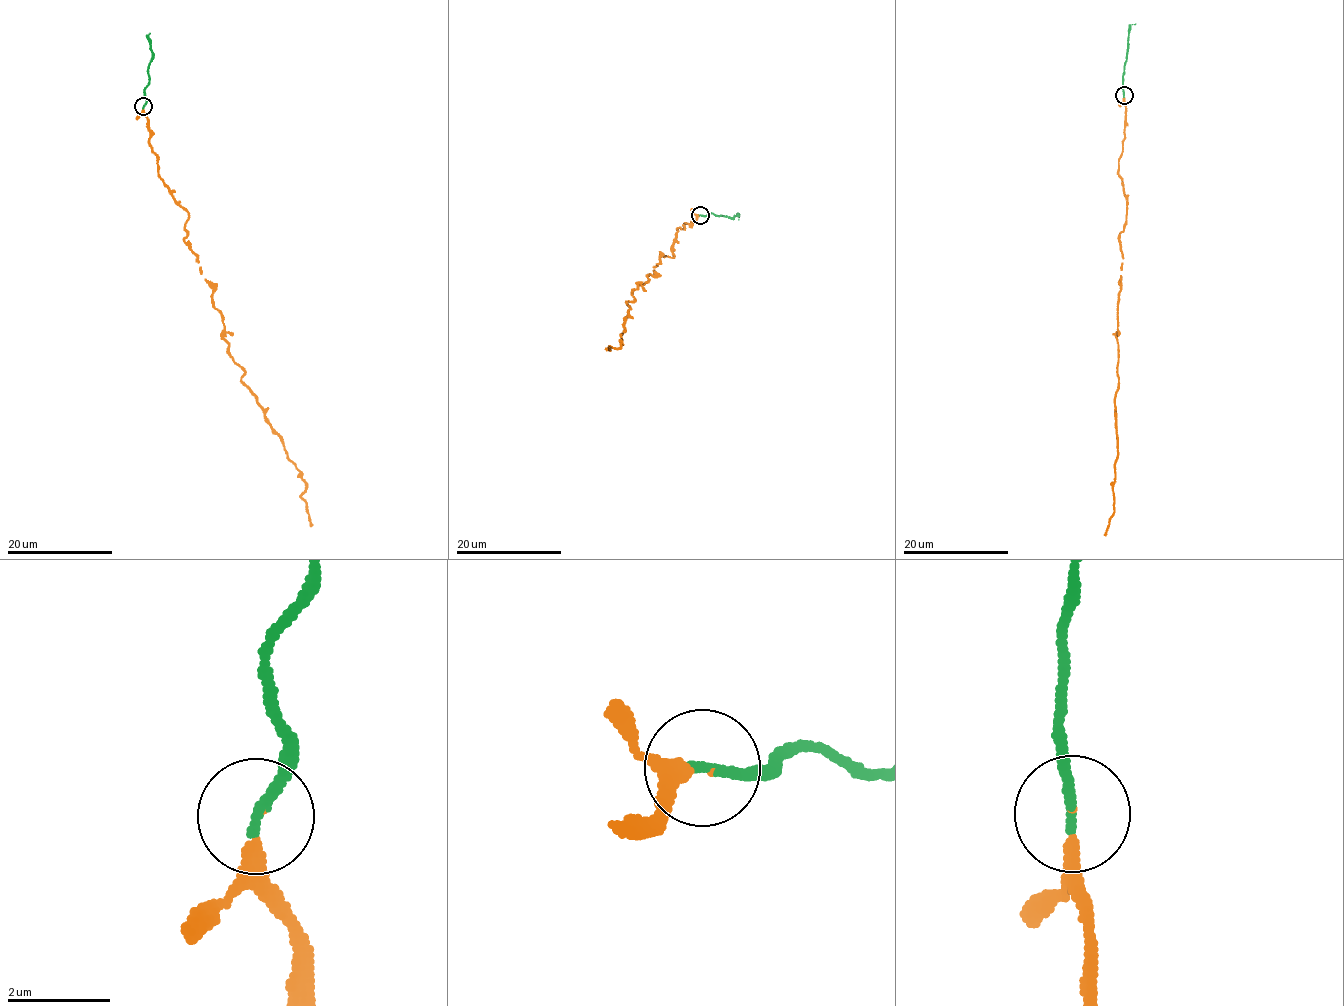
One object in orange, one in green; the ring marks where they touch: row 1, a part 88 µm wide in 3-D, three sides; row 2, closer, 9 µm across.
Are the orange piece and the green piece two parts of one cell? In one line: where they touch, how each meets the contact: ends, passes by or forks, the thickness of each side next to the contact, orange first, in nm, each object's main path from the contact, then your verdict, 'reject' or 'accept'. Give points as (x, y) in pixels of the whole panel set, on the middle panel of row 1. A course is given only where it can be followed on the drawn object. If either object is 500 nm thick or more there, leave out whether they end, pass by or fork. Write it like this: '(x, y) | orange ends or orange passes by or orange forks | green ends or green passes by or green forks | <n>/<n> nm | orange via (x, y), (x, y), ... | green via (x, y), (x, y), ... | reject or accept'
(700, 215) | orange ends | green ends | 140/200 nm | orange via (701, 215), (677, 227), (674, 257), (659, 252), (654, 275), (632, 289), (620, 346), (604, 349) | green via (700, 215), (739, 215), (738, 220) | accept

